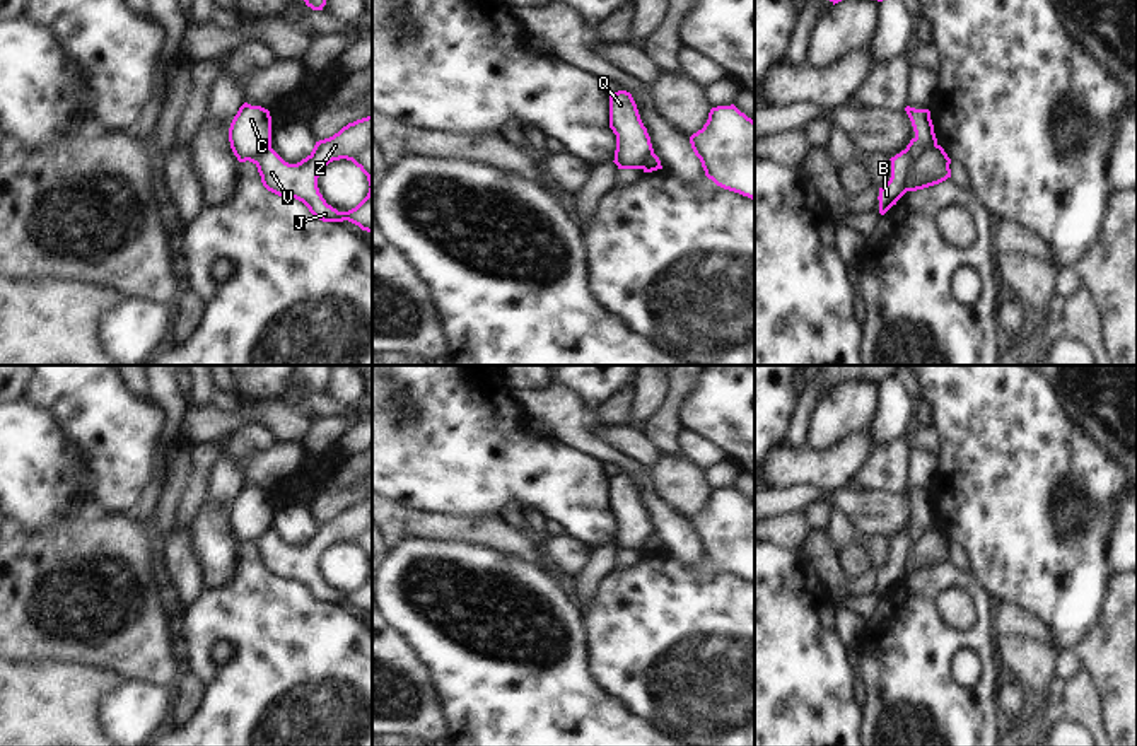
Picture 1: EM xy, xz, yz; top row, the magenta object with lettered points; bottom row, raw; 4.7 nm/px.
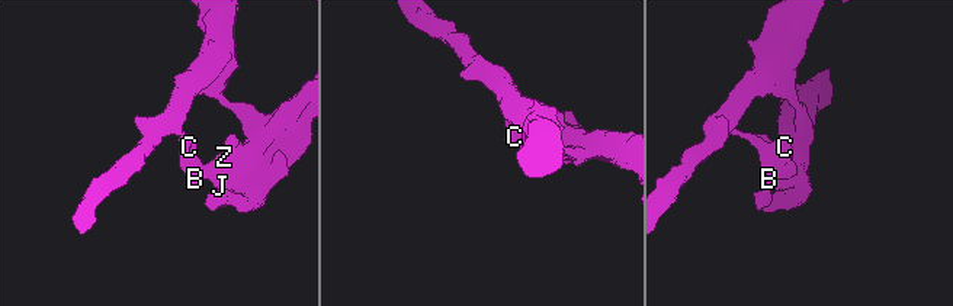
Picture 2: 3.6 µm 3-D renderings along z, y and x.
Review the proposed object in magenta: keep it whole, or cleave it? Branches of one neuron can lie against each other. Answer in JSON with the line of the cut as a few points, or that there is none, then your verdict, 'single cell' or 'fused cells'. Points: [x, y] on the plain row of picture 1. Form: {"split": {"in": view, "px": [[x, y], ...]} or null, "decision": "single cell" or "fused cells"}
{"split": {"in": "yz", "px": [[936, 526], [924, 531], [912, 543], [903, 574]]}, "decision": "fused cells"}

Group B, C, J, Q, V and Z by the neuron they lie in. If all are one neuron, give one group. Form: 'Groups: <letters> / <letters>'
Groups: B C Q / J V Z

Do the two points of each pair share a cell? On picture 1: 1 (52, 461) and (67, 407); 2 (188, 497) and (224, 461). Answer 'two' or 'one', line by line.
1: two
2: two

